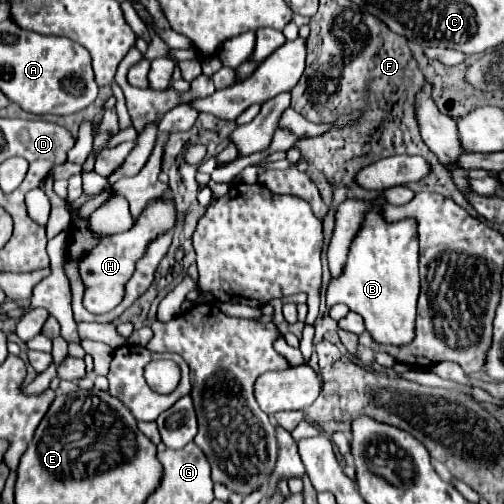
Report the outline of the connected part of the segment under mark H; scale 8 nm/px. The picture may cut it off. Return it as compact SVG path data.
M157 199L149 203L149 207L141 213L141 217L135 221L135 225L129 231L117 233L109 239L103 239L85 261L81 261L81 279L85 283L85 295L83 295L83 307L91 313L107 313L109 309L115 309L125 295L125 285L133 275L135 261L145 251L145 245L151 241L151 237L157 237L159 233L165 233L175 223L175 207L169 199Z

